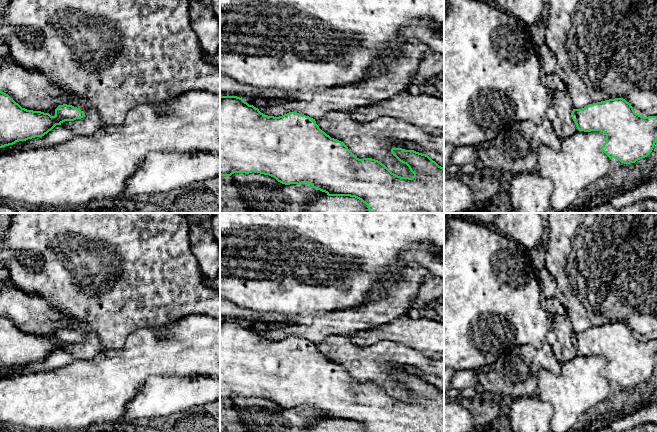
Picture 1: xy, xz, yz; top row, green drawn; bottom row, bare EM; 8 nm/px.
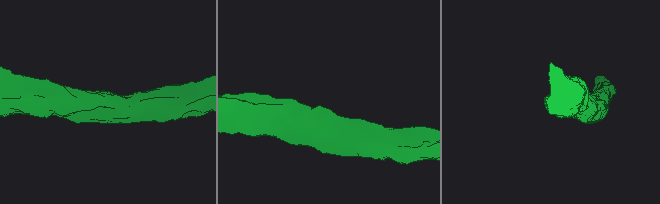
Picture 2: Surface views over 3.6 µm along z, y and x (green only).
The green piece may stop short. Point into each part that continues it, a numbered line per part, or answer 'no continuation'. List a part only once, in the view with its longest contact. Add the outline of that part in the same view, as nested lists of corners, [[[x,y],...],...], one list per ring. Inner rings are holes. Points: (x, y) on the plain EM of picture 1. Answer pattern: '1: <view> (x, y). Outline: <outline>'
no continuation

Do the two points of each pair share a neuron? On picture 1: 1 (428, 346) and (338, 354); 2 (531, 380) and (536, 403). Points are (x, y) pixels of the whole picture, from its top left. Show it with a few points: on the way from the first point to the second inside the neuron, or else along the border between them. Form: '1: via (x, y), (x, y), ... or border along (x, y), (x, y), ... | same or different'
1: border along (389, 341), (403, 343), (417, 349), (432, 360) | different
2: border along (531, 395), (514, 399) | different

